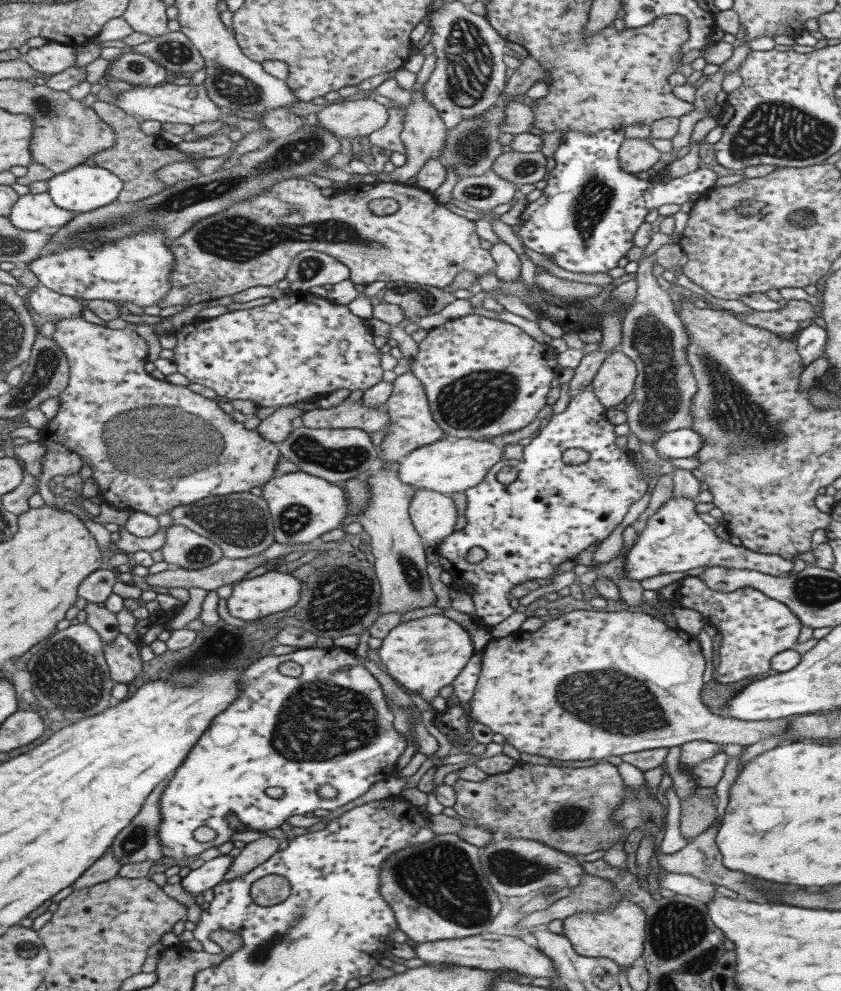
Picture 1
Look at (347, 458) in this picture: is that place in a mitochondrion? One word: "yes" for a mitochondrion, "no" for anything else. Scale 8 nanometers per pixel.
yes

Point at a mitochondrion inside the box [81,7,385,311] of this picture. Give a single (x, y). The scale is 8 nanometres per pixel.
(235, 87)

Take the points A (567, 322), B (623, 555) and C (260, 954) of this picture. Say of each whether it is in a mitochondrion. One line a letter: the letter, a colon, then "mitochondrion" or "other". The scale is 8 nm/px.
A: other
B: other
C: mitochondrion

